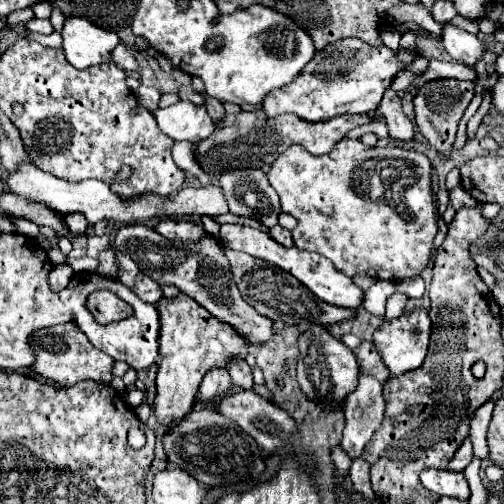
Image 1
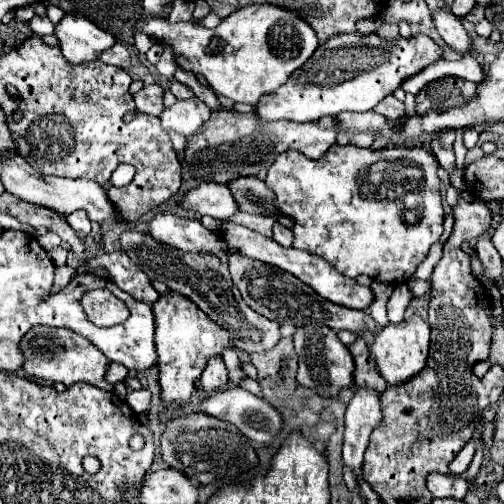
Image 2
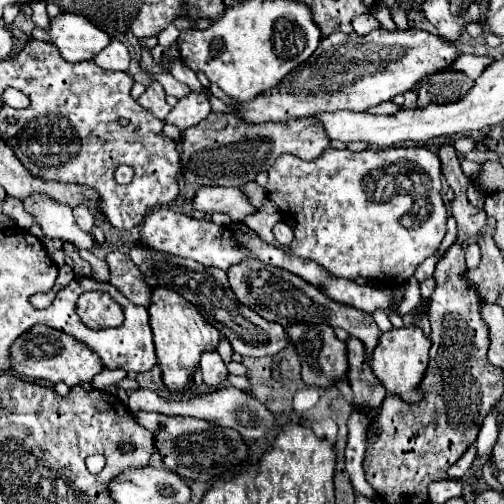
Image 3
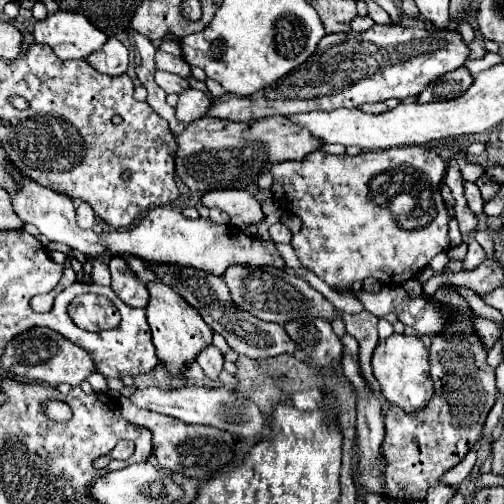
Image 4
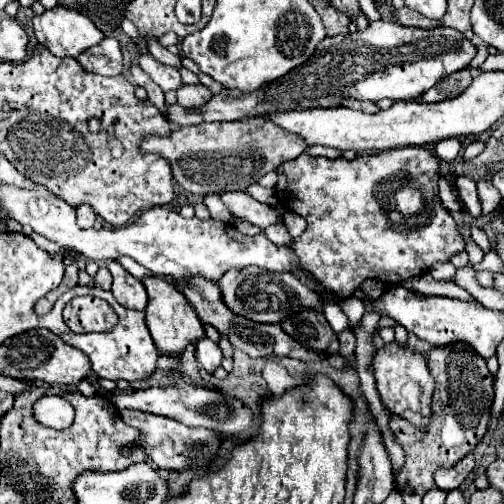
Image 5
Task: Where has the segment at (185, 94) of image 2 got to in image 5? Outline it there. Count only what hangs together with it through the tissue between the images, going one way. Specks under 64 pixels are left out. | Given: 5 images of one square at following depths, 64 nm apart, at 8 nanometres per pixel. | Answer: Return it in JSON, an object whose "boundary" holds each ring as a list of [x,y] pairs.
{"boundary":[[[138,50],[138,64],[140,68],[164,90],[176,90],[178,84],[182,84],[182,78],[180,78],[180,72],[174,70],[174,68],[168,68],[166,64],[160,64],[158,60],[154,60],[152,54],[148,52],[140,52]]]}

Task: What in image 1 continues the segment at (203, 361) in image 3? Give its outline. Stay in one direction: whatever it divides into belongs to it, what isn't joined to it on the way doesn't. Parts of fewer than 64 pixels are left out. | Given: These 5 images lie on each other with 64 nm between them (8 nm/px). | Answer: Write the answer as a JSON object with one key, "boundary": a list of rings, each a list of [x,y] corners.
{"boundary":[[[210,368],[210,372],[206,372],[200,390],[198,390],[198,398],[200,400],[214,400],[216,396],[224,396],[232,390],[232,380],[226,372],[226,368]]]}

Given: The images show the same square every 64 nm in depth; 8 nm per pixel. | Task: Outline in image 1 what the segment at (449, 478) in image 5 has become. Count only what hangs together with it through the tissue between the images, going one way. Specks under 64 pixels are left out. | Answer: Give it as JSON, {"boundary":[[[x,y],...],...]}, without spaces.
{"boundary":[[[466,438],[464,440],[464,444],[460,446],[460,450],[454,454],[454,458],[450,460],[450,464],[448,464],[448,470],[452,470],[452,472],[464,472],[464,468],[472,462],[472,442],[470,442],[470,438]]]}

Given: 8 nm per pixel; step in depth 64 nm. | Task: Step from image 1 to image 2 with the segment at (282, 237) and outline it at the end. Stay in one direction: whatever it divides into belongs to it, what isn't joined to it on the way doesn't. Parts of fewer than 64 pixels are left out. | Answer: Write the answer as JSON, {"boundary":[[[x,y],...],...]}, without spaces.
{"boundary":[[[276,222],[274,228],[272,228],[272,232],[274,232],[274,240],[276,240],[280,246],[292,246],[294,234],[292,234],[290,228],[286,228],[286,226],[282,226],[282,224]]]}

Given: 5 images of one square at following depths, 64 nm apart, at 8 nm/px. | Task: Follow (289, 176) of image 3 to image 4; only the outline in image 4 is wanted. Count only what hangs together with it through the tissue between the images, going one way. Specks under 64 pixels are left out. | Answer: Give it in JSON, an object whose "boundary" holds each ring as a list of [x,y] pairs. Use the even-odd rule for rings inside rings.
{"boundary":[[[400,146],[380,152],[362,152],[358,156],[312,152],[304,160],[274,164],[270,172],[274,176],[272,192],[278,206],[302,218],[302,230],[292,236],[292,248],[298,260],[340,294],[350,292],[356,280],[366,278],[374,278],[386,286],[396,282],[404,284],[426,268],[434,256],[452,248],[448,236],[450,214],[440,196],[440,180],[444,178],[446,162],[430,148]],[[416,178],[420,178],[420,208],[418,198],[412,194]]]}

